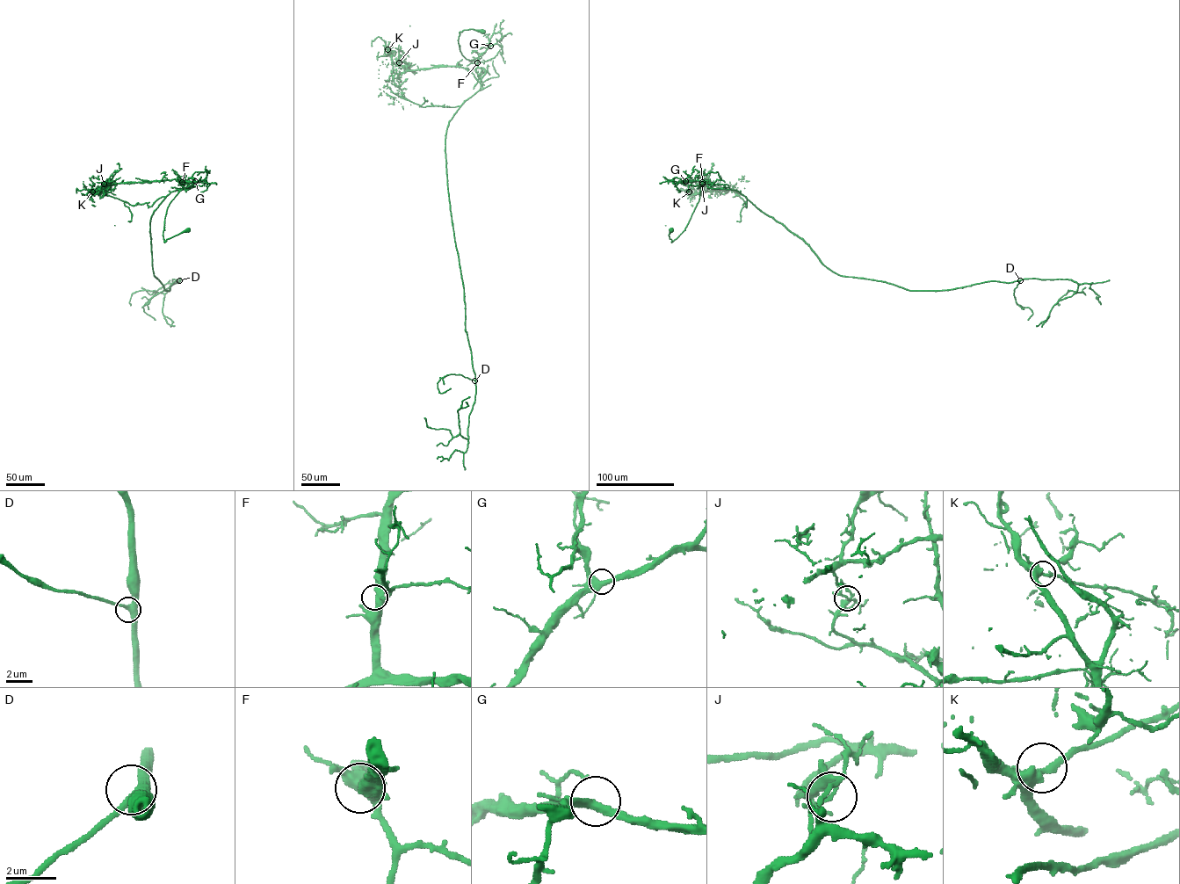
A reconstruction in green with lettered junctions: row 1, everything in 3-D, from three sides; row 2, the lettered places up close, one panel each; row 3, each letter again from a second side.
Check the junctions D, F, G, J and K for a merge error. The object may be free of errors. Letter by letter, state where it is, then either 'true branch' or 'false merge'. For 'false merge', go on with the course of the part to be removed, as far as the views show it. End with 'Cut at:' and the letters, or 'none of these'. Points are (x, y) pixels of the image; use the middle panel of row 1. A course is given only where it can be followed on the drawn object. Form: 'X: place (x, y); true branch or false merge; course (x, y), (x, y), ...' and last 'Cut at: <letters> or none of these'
D: place (474, 380); true branch
F: place (477, 62); true branch
G: place (490, 46); true branch
J: place (399, 62); false merge; course (399, 62), (405, 59), (408, 66), (399, 68), (400, 77), (387, 85), (402, 95), (388, 105)
K: place (387, 49); true branch
Cut at: J

